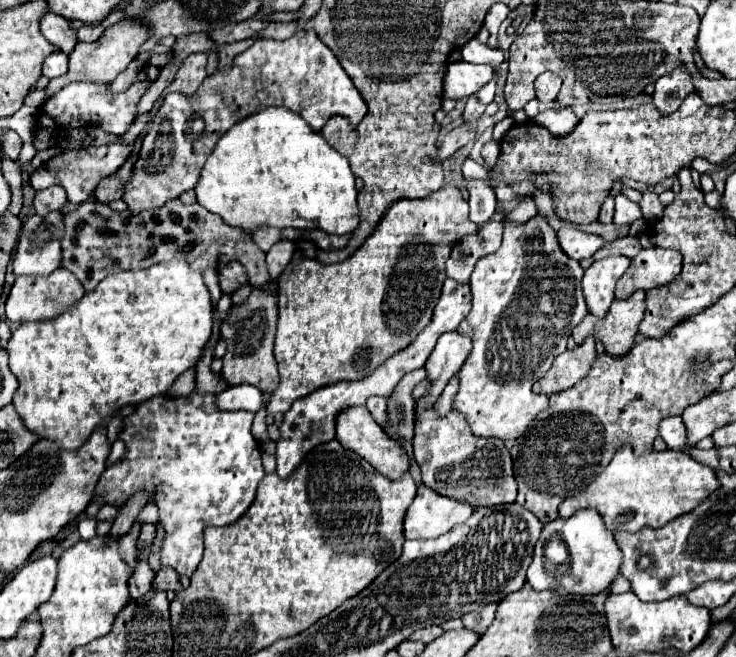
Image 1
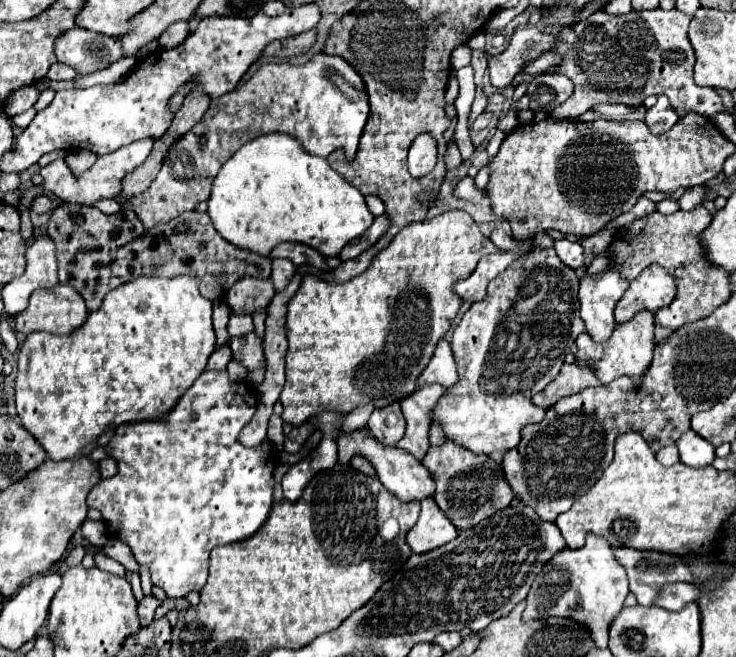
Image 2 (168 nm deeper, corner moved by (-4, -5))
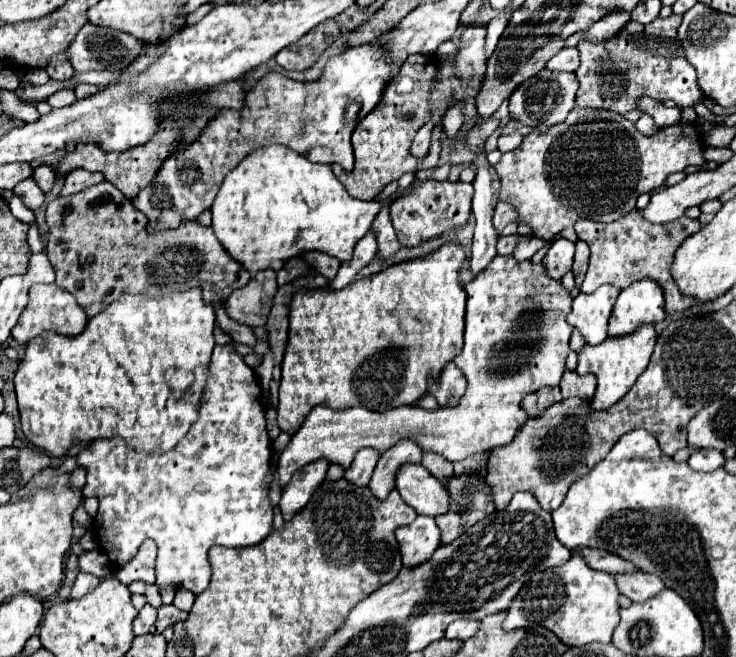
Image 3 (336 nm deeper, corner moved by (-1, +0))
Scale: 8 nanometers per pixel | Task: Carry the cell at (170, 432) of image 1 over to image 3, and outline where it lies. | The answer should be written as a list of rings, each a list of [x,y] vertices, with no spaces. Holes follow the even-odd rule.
[[[233,344],[215,346],[197,414],[199,418],[191,424],[187,436],[163,454],[135,450],[127,446],[123,438],[101,438],[93,440],[91,446],[77,456],[79,466],[87,470],[83,496],[95,496],[99,500],[93,530],[99,548],[105,550],[111,564],[123,566],[137,554],[139,546],[151,538],[157,544],[157,588],[185,588],[193,594],[201,594],[209,586],[211,566],[207,552],[211,546],[255,546],[273,528],[273,506],[269,488],[265,486],[265,476],[271,468],[271,440],[265,430],[261,388],[255,372],[233,350]]]

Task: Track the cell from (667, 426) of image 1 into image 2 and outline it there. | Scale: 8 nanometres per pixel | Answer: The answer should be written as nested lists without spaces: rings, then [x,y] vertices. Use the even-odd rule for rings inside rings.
[[[686,431],[682,439],[676,443],[680,449],[680,461],[690,467],[706,467],[712,465],[716,459],[714,447],[706,443],[700,435],[694,435],[694,431]]]

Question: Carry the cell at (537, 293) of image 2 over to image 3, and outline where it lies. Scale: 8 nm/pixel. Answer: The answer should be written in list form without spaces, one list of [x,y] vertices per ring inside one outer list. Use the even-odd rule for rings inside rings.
[[[495,256],[491,266],[483,270],[477,278],[465,284],[467,292],[467,314],[465,314],[465,344],[461,354],[453,358],[459,370],[467,378],[467,390],[457,406],[439,406],[437,410],[423,412],[419,406],[399,406],[389,412],[371,412],[367,408],[347,408],[331,410],[327,406],[317,406],[311,410],[297,434],[293,434],[289,446],[279,456],[279,484],[281,488],[289,482],[291,474],[305,464],[325,456],[329,462],[337,462],[349,468],[353,456],[359,448],[375,448],[379,452],[391,448],[399,438],[413,438],[423,450],[433,450],[451,462],[463,460],[477,452],[487,452],[497,446],[507,446],[515,438],[517,430],[527,422],[527,412],[521,408],[525,394],[537,392],[543,386],[557,386],[565,370],[565,360],[569,354],[569,338],[573,326],[567,324],[567,314],[571,310],[571,296],[563,288],[561,280],[555,280],[543,270],[543,264],[533,264],[531,260],[517,262],[513,256]]]

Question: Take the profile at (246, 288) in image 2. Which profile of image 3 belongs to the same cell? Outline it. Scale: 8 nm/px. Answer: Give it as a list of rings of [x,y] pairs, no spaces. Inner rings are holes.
[[[263,270],[257,272],[247,286],[231,292],[231,296],[225,300],[227,314],[247,326],[265,326],[267,314],[273,304],[273,296],[277,292],[275,272]]]

